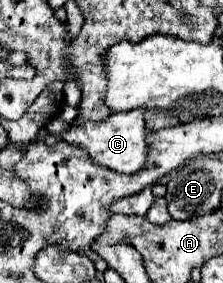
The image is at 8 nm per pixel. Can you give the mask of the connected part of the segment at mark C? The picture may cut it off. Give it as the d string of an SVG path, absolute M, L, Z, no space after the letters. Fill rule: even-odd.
M130 110L122 114L110 114L104 120L74 120L62 134L60 140L82 148L92 164L116 170L120 174L134 174L146 164L146 130L144 130L144 110Z

